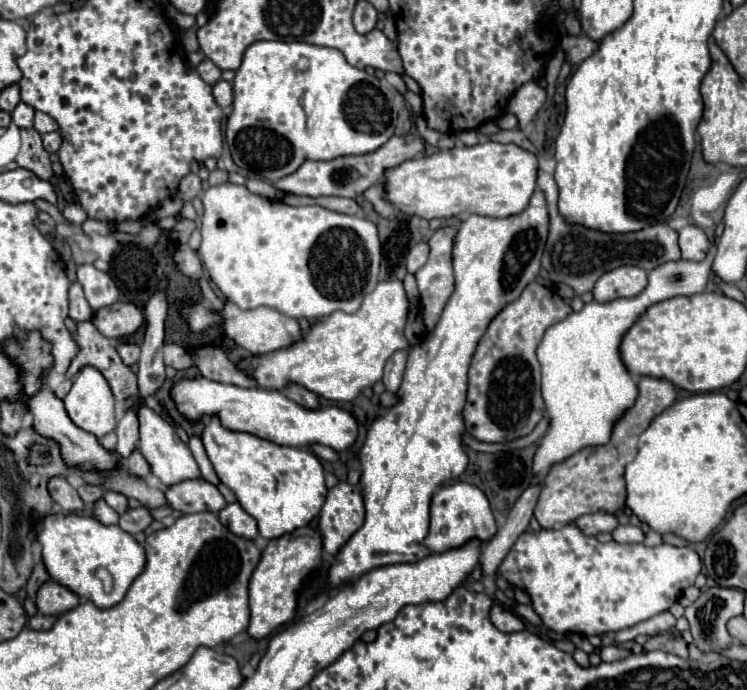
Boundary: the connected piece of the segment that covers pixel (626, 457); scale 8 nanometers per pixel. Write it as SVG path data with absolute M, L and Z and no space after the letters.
M641 377L639 383L639 395L633 407L629 407L615 423L611 441L607 445L597 447L585 447L577 451L575 455L567 457L561 463L555 463L549 473L545 475L541 495L535 507L535 517L541 523L543 529L553 529L555 525L567 525L573 523L577 517L587 513L611 513L615 515L625 505L625 479L623 479L623 467L629 463L635 455L635 441L637 437L647 429L653 415L659 415L663 409L667 409L675 401L675 387L669 381L653 379L653 377Z

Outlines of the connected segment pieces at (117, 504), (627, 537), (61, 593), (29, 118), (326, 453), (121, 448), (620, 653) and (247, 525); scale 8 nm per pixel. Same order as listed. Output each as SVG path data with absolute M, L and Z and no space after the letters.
M105 491L103 501L105 501L109 507L113 507L119 515L127 511L127 497L123 497L123 495L117 493L117 491Z
M621 525L611 535L617 543L641 543L645 539L643 531L639 527L633 527L633 525Z
M47 581L41 585L41 589L37 591L37 611L41 615L63 615L69 609L73 609L75 605L79 605L79 597L69 591L67 587L55 583L55 581Z
M21 101L21 103L15 107L15 111L11 113L11 117L13 117L13 123L15 123L17 127L21 127L21 129L31 129L31 127L33 127L35 109L31 109L31 105L27 105L27 103Z
M311 445L311 451L319 457L319 459L325 459L325 461L337 461L337 453L331 449L331 447L325 447L325 445Z
M129 409L123 415L123 419L117 423L115 433L119 437L117 447L115 447L115 453L121 459L127 459L135 451L137 441L139 441L139 423L137 423L137 417L135 417L135 409Z
M609 645L609 647L601 647L601 661L609 663L609 661L617 661L617 659L623 659L627 657L629 651L627 649L619 649L615 645Z
M239 503L225 505L217 515L223 521L223 525L227 525L227 529L231 529L231 533L241 535L245 539L257 537L257 521Z

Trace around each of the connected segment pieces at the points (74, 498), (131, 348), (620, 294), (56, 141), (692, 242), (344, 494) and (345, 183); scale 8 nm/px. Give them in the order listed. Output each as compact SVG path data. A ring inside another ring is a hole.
M53 477L49 481L49 493L51 493L53 501L65 513L73 513L73 511L81 511L83 509L83 501L81 501L79 493L65 481L65 477Z
M121 343L121 345L117 345L117 351L127 365L137 363L137 359L139 359L139 347L133 343Z
M621 265L617 269L611 269L599 277L599 281L593 287L595 301L607 303L613 299L629 299L637 297L647 287L647 271L633 267L633 265Z
M55 131L55 133L47 133L43 135L43 145L49 153L57 153L59 147L61 147L61 135Z
M687 225L679 231L679 247L681 255L687 261L703 261L709 249L709 239L703 229L697 225Z
M345 481L329 489L319 513L319 529L323 535L323 549L337 555L349 541L351 531L357 531L365 519L365 505L359 487Z
M407 133L407 135L393 135L385 145L379 149L365 153L365 155L349 155L349 157L337 157L333 161L305 161L291 177L283 177L275 181L273 185L291 195L307 195L307 197L321 197L321 195L335 195L335 197L349 197L355 199L359 193L367 191L369 187L377 185L383 177L383 171L389 167L395 167L407 159L417 157L425 151L425 143L421 137Z

